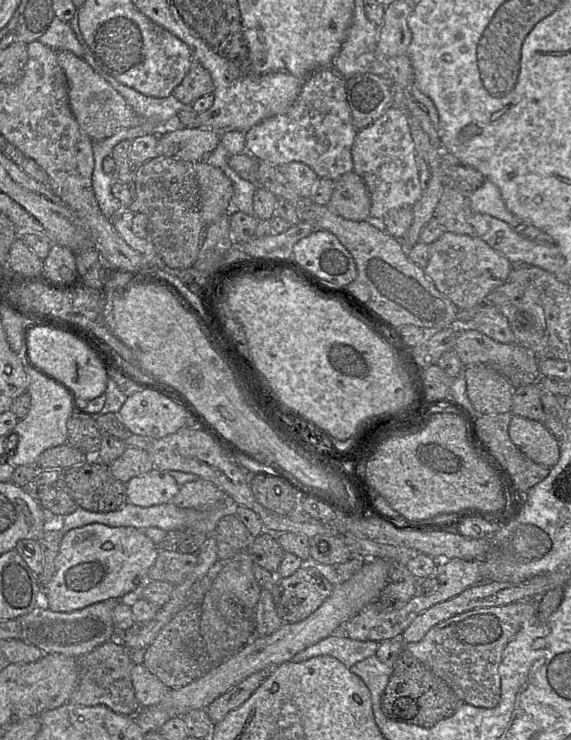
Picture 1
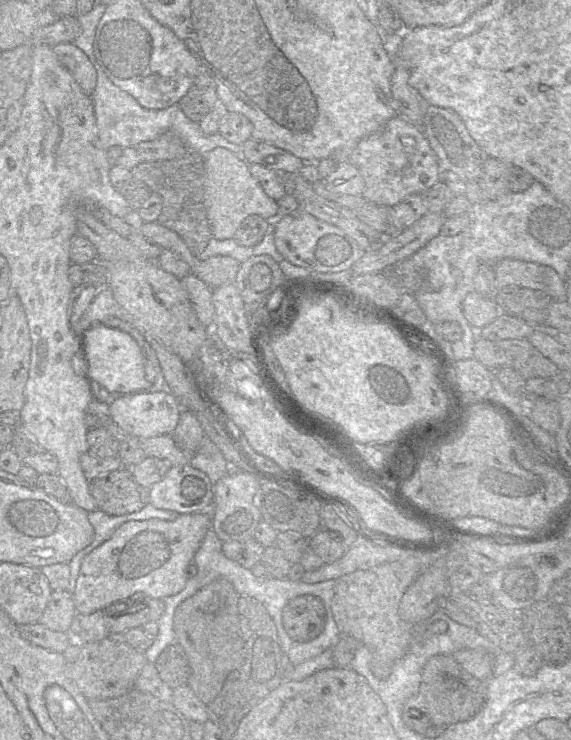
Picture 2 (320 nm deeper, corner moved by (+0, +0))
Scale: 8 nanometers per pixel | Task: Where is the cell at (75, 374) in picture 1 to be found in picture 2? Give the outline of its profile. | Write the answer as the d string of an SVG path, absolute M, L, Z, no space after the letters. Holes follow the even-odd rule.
M97 327L88 333L86 338L87 371L79 369L76 355L73 357L73 368L78 375L85 375L94 380L110 393L134 394L148 391L152 384L146 380L146 362L143 351L137 341L128 333L115 327Z

